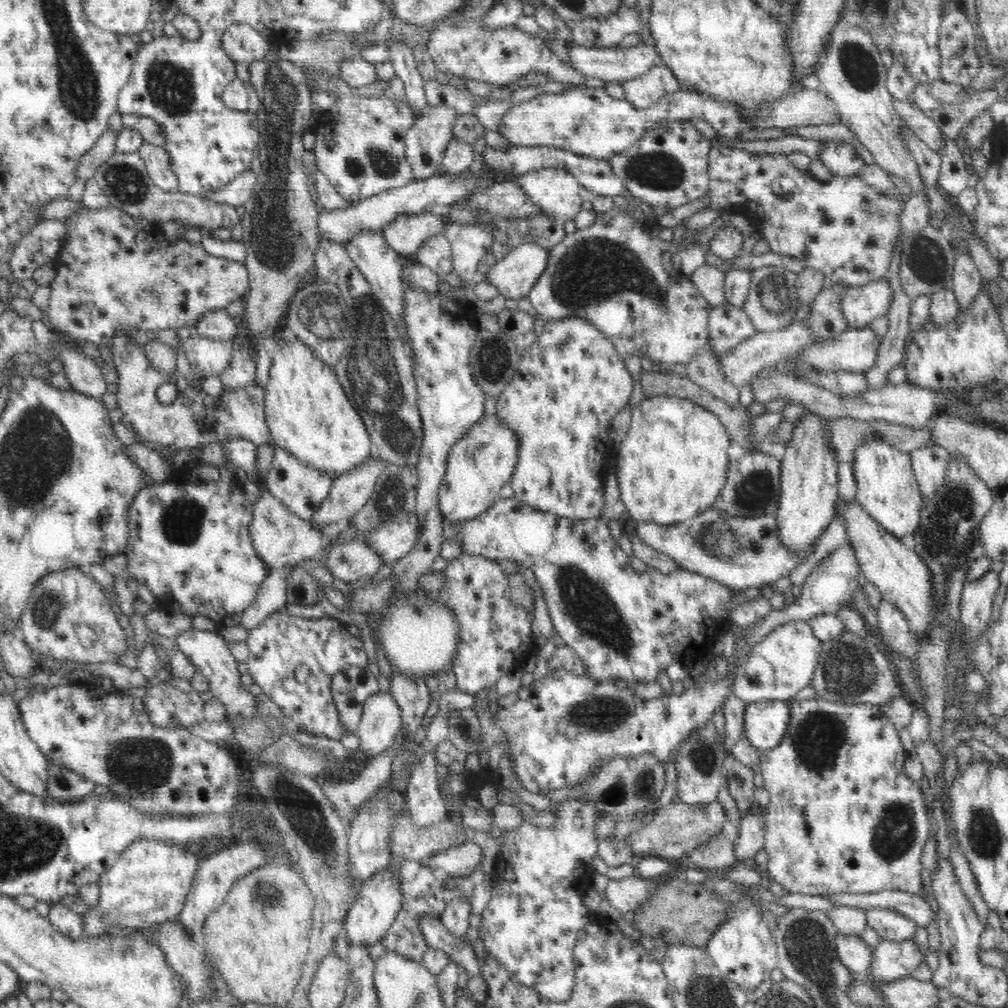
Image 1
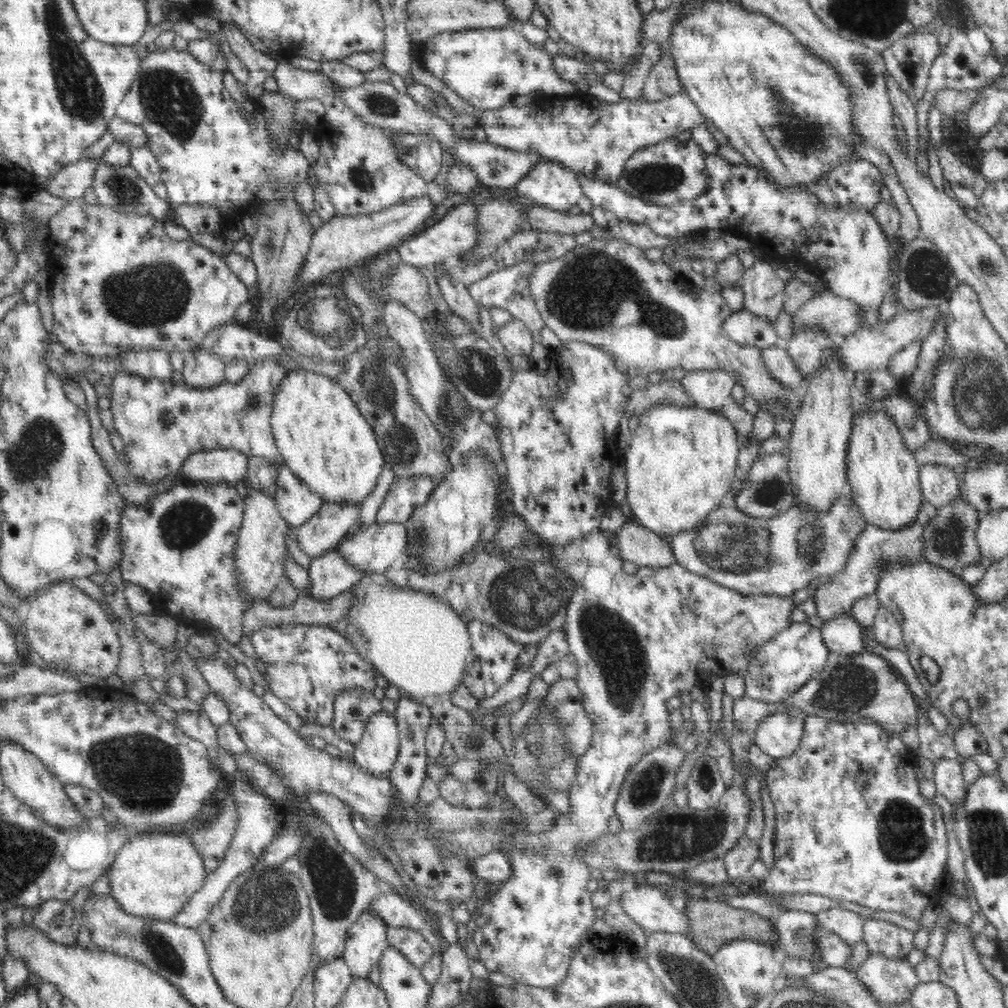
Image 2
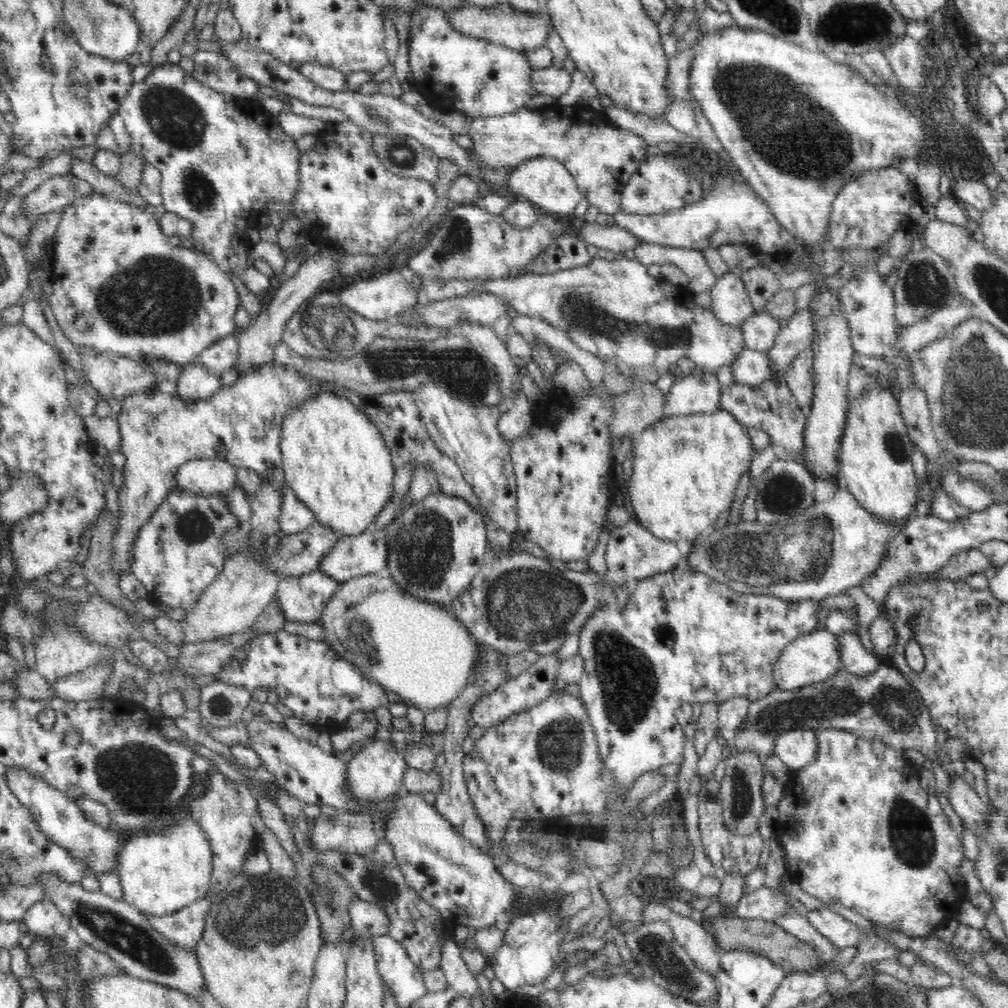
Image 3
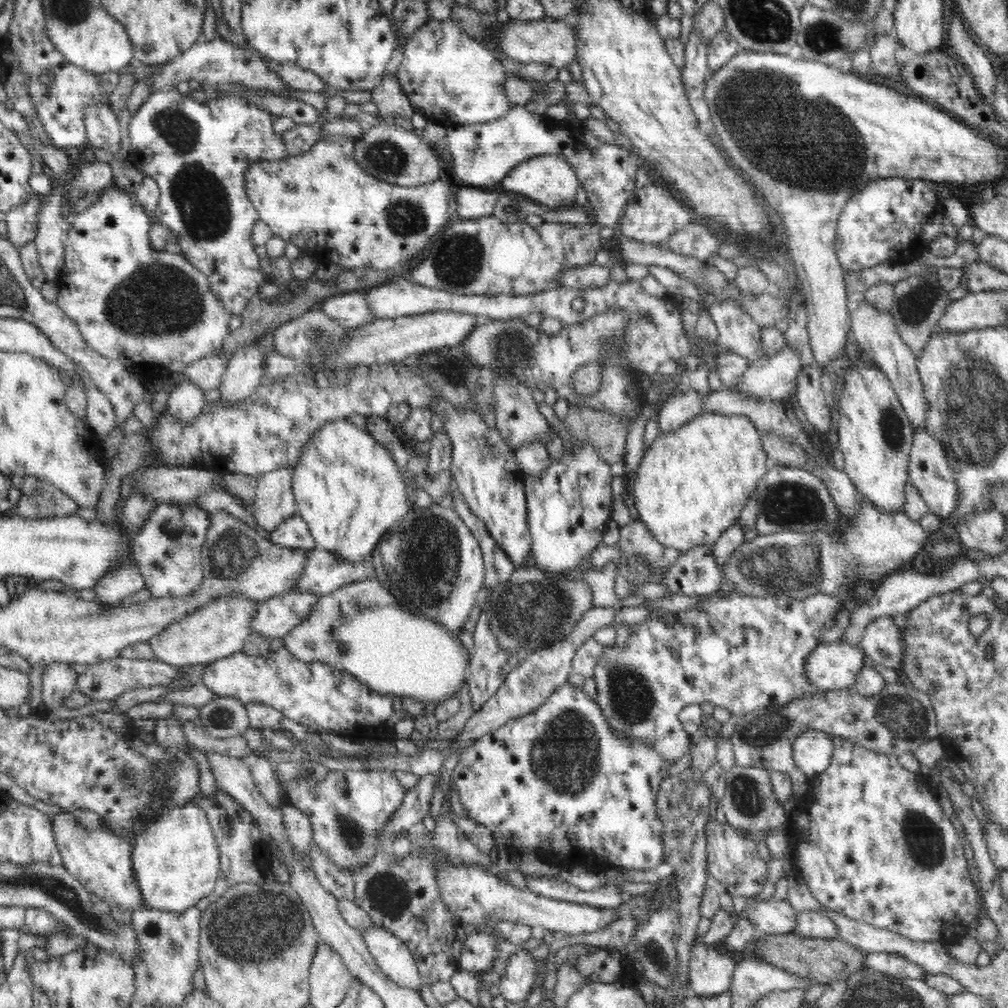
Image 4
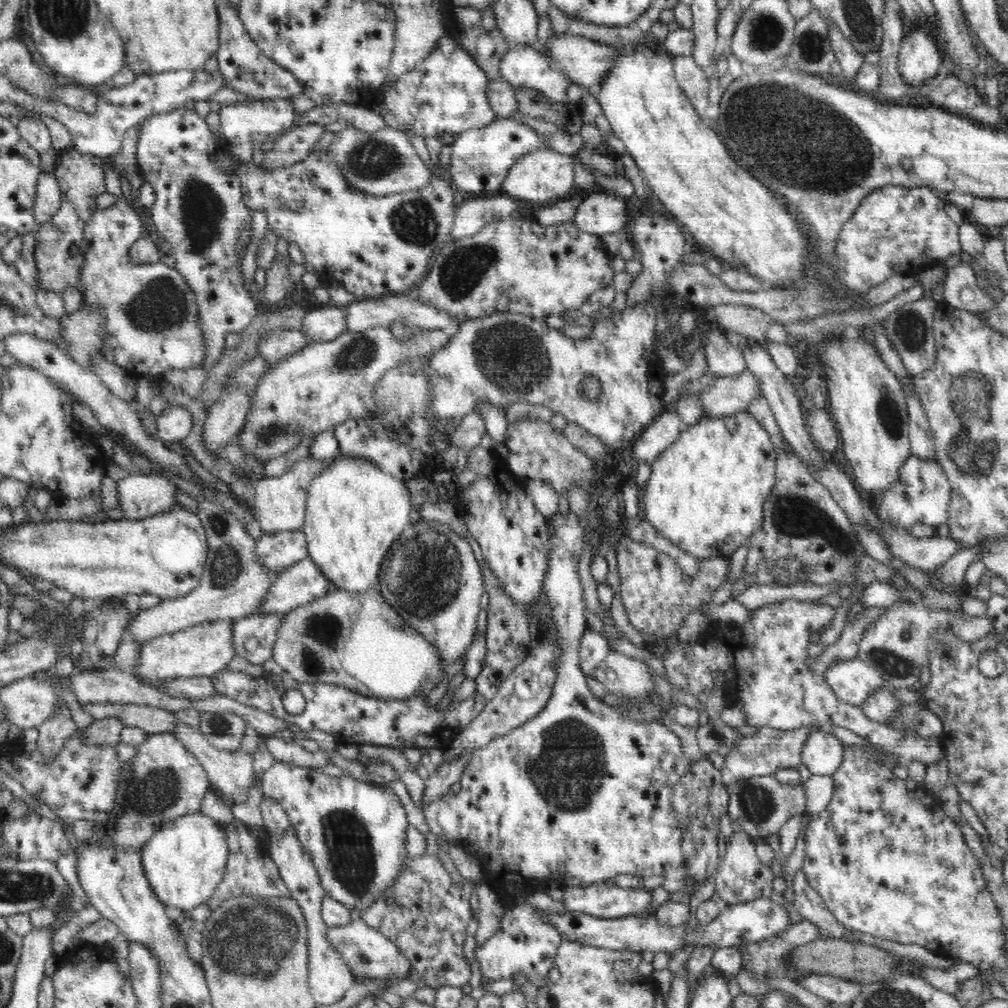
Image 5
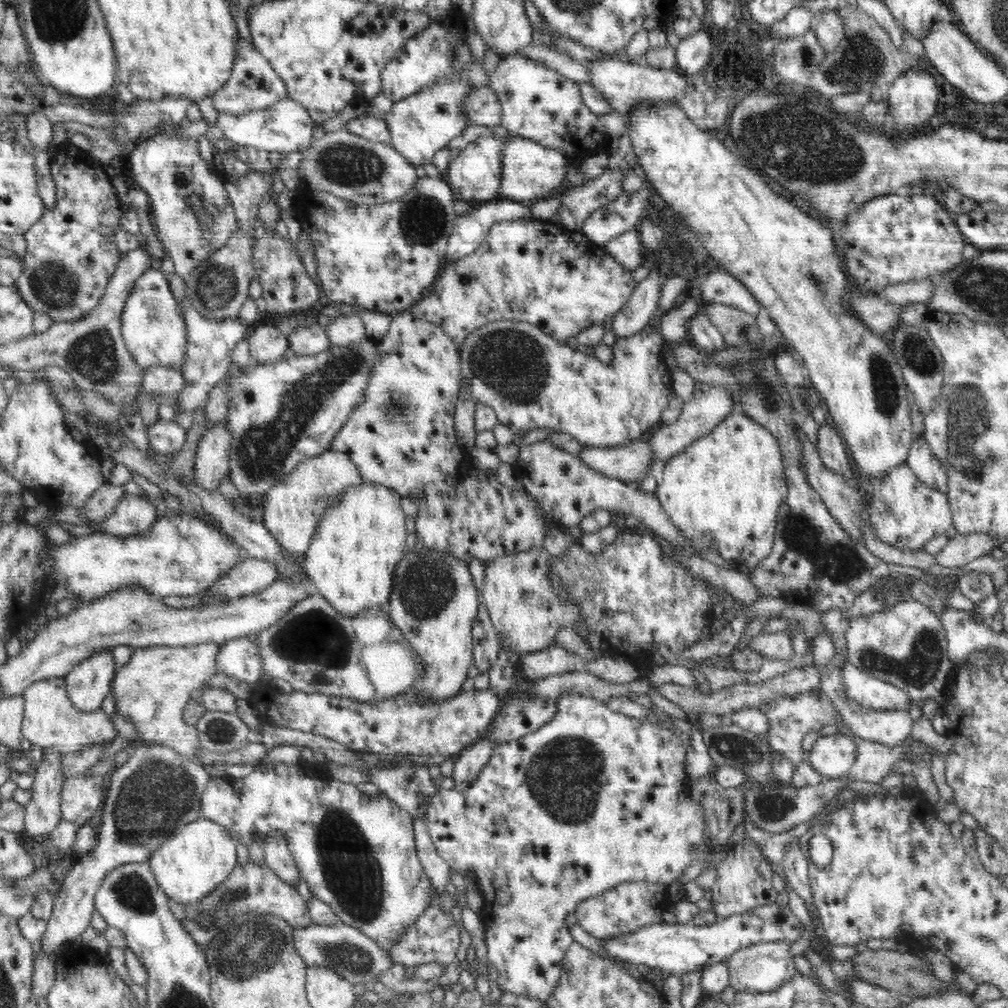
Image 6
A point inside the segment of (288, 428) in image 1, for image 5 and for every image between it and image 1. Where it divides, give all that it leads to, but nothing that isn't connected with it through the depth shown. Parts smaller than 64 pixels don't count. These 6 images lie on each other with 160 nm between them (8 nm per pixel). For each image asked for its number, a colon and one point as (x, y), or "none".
2: (324, 440)
3: (334, 458)
4: (347, 487)
5: (353, 513)

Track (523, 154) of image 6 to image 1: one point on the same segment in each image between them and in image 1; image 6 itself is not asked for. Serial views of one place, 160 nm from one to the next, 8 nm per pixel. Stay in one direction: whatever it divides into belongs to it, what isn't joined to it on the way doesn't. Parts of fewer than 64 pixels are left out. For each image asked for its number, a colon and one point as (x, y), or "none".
1: (555, 191)
2: (550, 184)
3: (544, 181)
4: (548, 180)
5: (544, 175)

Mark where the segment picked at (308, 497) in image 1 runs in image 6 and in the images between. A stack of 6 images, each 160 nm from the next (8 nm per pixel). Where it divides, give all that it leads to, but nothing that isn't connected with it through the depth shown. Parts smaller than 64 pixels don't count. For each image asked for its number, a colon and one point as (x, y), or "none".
2: (296, 503)
3: (294, 517)
4: (293, 533)
5: (280, 550)
6: (251, 575)

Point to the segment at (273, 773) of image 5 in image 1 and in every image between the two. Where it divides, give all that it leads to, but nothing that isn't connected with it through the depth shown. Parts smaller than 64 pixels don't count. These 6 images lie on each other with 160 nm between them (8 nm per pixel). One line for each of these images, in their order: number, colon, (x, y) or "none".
1: (381, 719)
2: (375, 753)
3: (375, 773)
4: (347, 810)

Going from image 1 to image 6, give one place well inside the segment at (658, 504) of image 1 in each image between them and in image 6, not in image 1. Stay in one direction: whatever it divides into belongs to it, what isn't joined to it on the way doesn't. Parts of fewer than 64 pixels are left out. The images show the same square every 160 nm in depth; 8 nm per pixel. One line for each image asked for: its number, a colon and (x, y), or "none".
2: (682, 460)
3: (686, 469)
4: (693, 483)
5: (705, 494)
6: (722, 493)

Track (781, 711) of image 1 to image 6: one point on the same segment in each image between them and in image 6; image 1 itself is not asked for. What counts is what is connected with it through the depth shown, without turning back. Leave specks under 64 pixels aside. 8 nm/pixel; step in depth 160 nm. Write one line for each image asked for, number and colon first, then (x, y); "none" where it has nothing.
2: (778, 734)
3: (797, 747)
4: (812, 750)
5: (822, 753)
6: (832, 756)

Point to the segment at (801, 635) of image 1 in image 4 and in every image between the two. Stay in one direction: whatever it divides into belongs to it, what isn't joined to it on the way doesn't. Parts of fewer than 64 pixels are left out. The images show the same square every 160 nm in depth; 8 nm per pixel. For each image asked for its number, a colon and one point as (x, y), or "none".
2: (788, 660)
3: (815, 656)
4: (830, 666)

